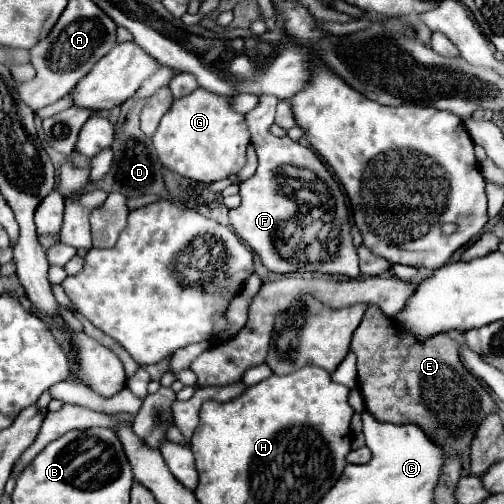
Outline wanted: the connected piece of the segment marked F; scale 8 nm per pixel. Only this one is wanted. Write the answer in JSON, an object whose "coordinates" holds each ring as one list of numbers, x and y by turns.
{"coordinates":[[260,96,260,104,246,114,258,154,258,170,240,184,242,202,230,210,230,226,260,256,262,264,276,274,320,272,358,278,358,254,350,234,344,194,310,146,270,134,276,104,274,96]]}

